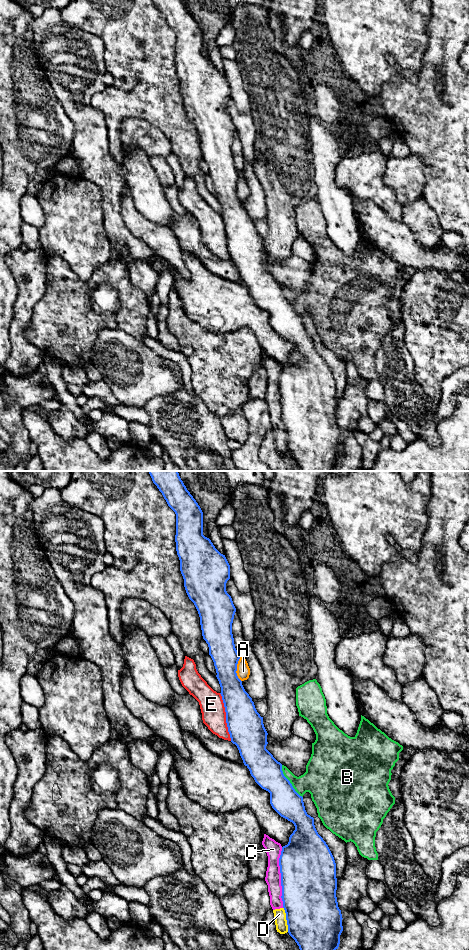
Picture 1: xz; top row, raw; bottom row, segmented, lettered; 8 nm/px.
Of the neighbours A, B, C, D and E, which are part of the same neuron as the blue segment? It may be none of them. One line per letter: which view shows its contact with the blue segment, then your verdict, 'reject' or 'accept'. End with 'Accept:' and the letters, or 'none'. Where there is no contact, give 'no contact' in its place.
A: xz | reject
B: xz | reject
C: xz | reject
D: xz | reject
E: xz | reject
Accept: none

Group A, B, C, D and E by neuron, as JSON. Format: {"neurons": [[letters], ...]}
{"neurons": [["A"], ["B"], ["C", "D"], ["E"]]}

